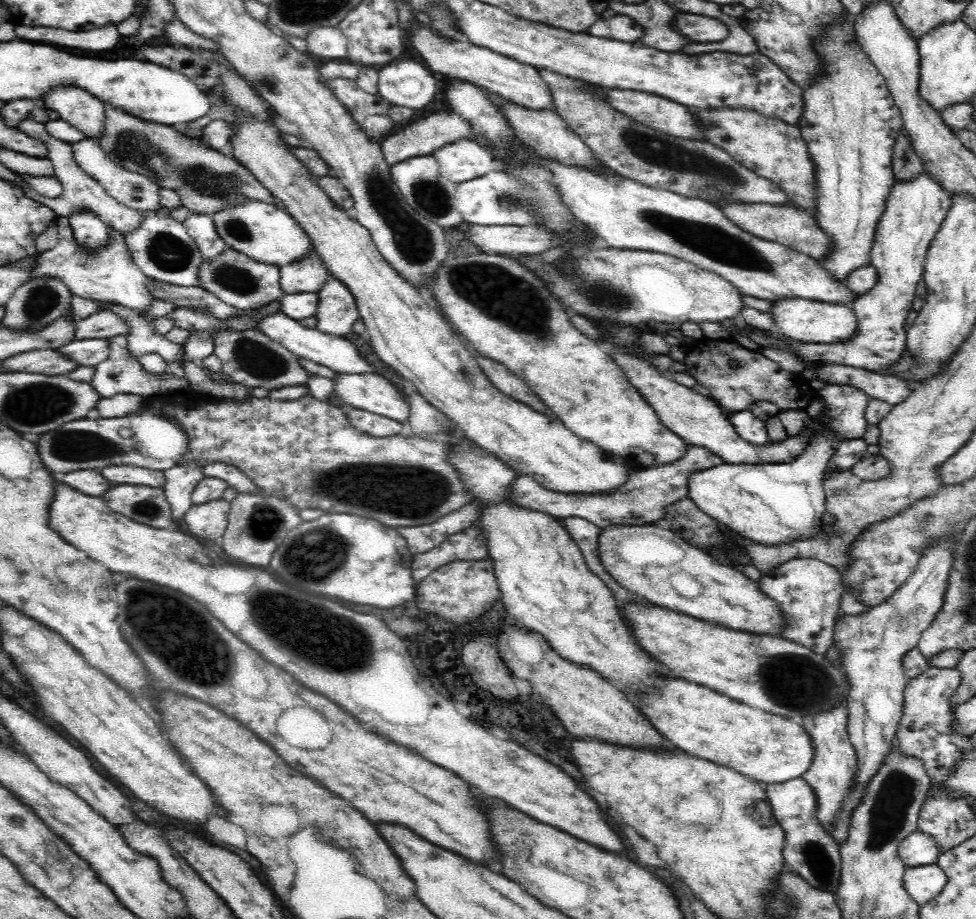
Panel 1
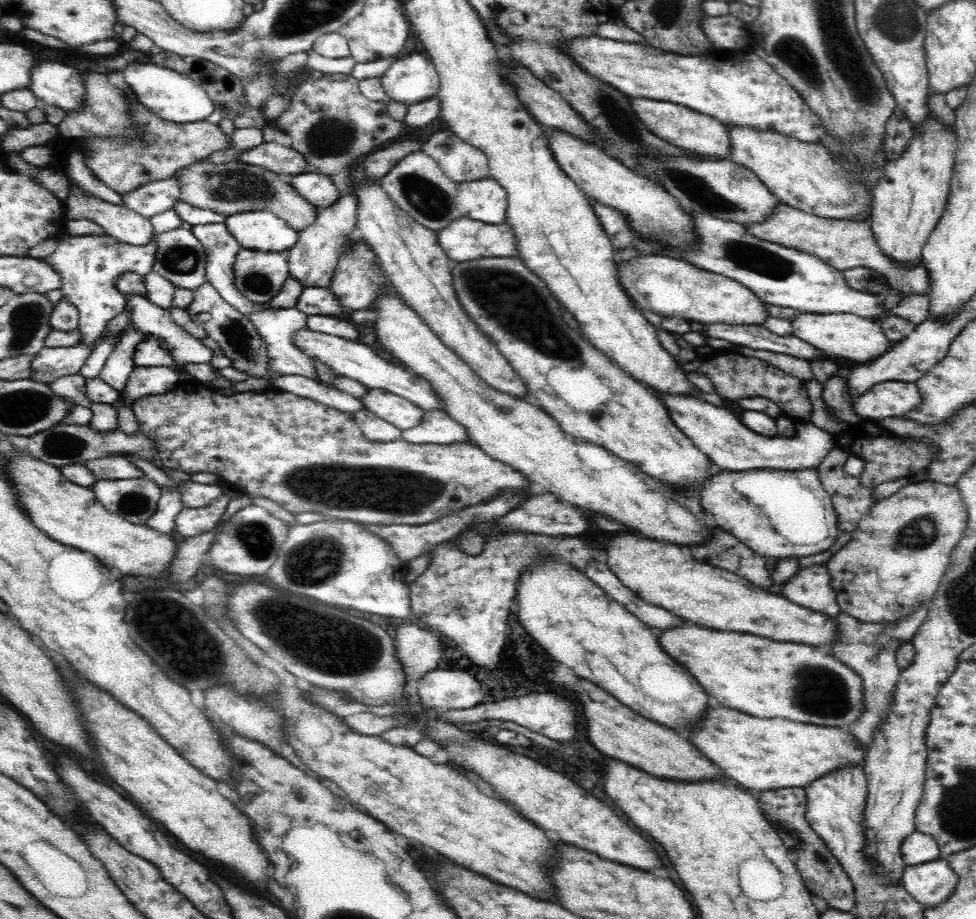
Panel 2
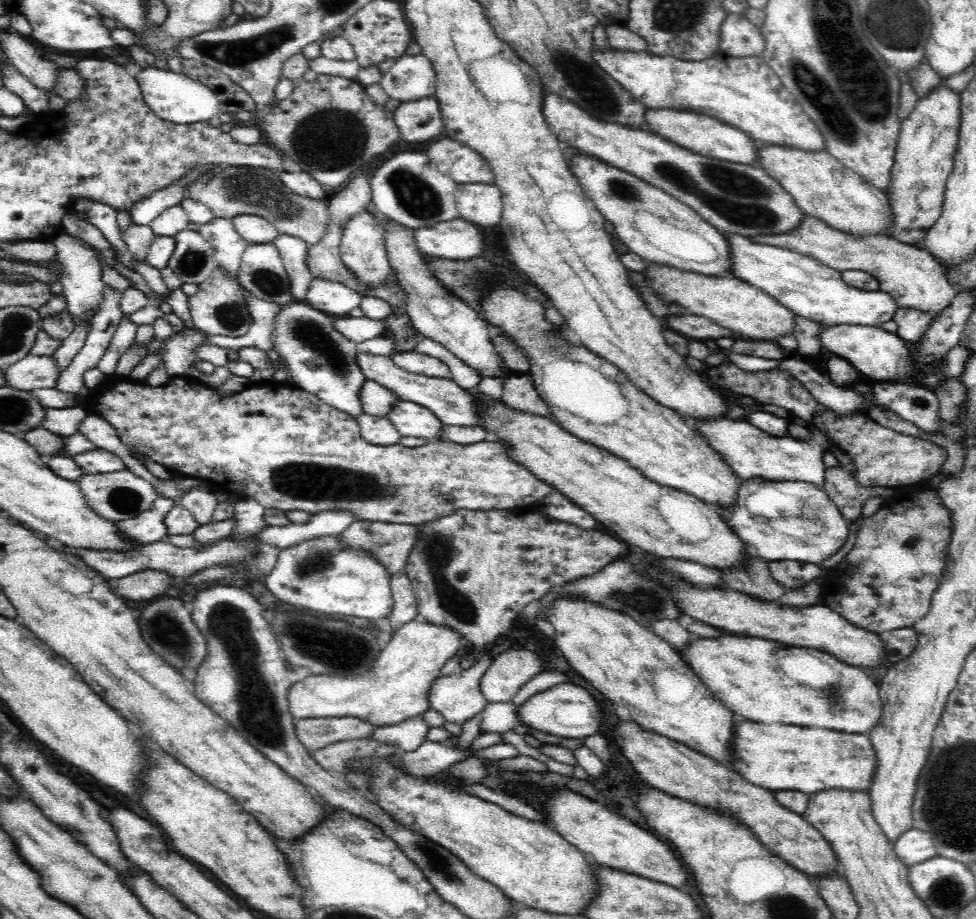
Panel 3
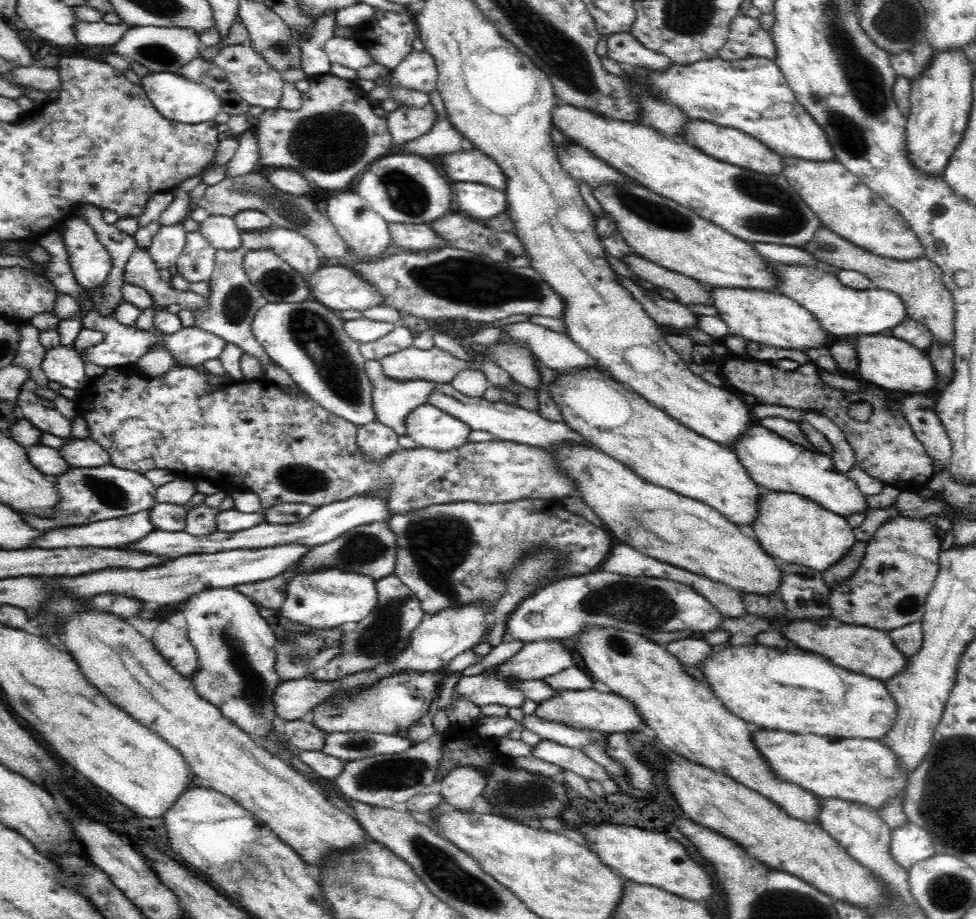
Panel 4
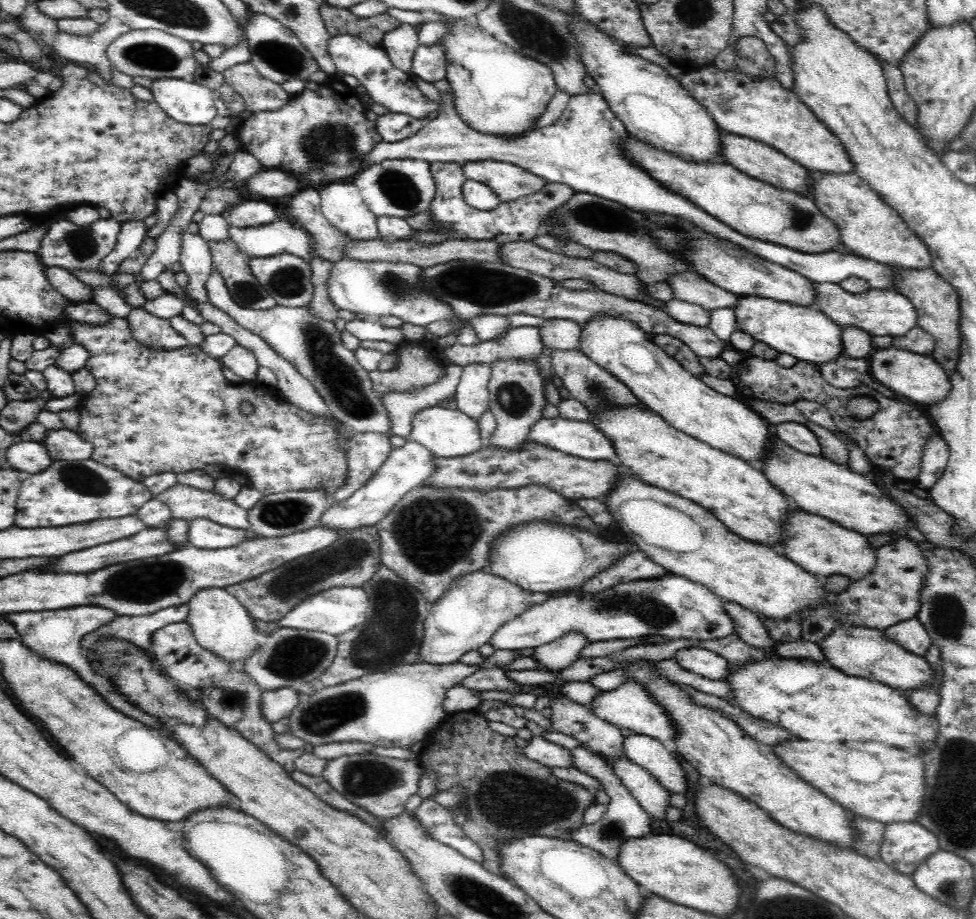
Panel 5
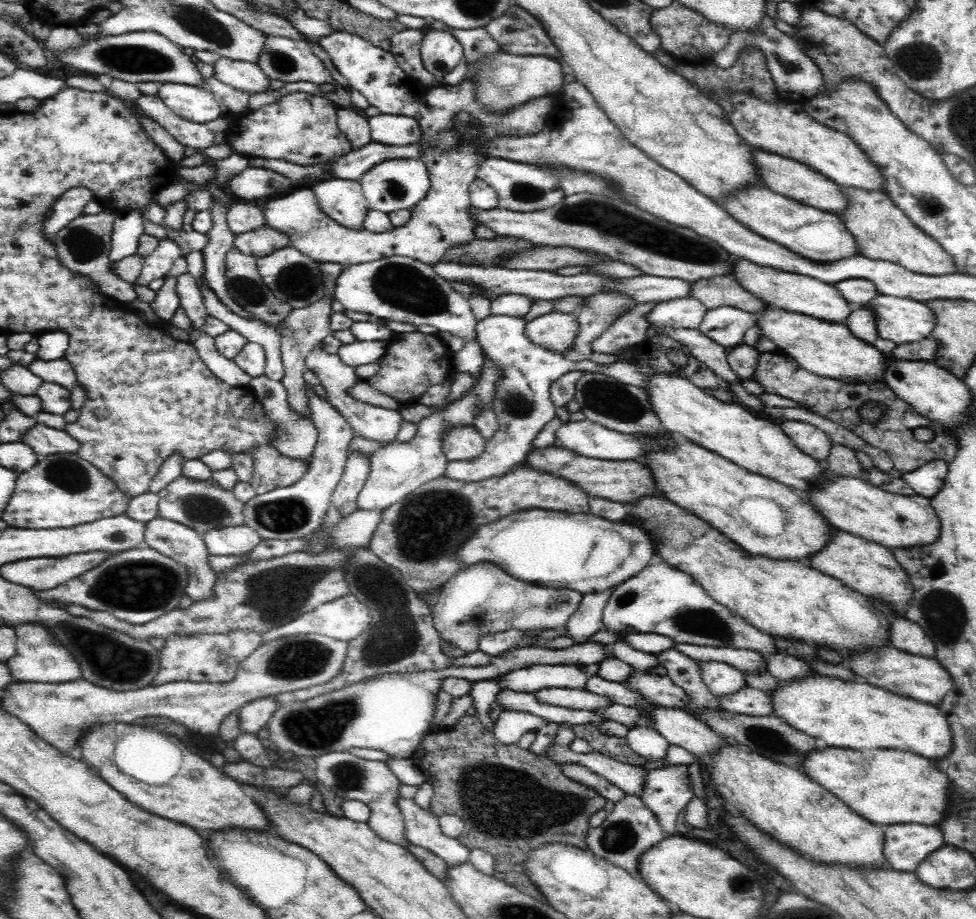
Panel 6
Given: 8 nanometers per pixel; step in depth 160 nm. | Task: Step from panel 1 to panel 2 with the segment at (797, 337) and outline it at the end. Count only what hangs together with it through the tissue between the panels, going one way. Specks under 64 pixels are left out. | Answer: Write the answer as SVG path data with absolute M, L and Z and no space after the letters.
M797 313L796 318L791 323L794 336L801 338L804 342L815 346L826 354L850 360L859 365L877 361L894 344L892 340L884 335L879 322L852 314Z

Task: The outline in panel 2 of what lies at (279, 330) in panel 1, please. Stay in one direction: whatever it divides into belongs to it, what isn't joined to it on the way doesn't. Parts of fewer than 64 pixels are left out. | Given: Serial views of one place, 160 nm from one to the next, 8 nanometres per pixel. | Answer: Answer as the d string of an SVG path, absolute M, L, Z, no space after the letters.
M300 329L293 334L294 344L310 358L325 362L336 374L358 382L368 389L382 389L396 396L405 398L424 412L446 412L441 398L436 394L428 380L422 378L412 369L400 367L386 361L375 352L370 344L352 341L310 329Z

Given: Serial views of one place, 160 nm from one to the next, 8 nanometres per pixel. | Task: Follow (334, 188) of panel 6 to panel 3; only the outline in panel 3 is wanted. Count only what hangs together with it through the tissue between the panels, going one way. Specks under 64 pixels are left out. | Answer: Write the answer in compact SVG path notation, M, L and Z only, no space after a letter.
M369 211L352 214L350 218L346 218L346 222L342 222L339 253L347 269L351 270L363 284L384 282L388 280L390 274L393 274L386 250L385 230L376 215Z

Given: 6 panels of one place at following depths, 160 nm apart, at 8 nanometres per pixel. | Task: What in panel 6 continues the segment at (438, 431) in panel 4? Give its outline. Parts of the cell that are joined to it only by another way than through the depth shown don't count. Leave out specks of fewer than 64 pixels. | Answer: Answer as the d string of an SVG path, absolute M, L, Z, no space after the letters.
M454 428L446 434L442 450L449 462L470 462L484 452L486 442L475 428Z

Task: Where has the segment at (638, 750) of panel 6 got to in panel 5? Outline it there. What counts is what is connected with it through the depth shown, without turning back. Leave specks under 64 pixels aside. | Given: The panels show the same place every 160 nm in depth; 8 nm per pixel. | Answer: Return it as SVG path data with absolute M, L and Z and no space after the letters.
M632 733L623 740L623 747L625 755L633 763L648 770L670 792L685 795L689 791L687 773L662 741Z

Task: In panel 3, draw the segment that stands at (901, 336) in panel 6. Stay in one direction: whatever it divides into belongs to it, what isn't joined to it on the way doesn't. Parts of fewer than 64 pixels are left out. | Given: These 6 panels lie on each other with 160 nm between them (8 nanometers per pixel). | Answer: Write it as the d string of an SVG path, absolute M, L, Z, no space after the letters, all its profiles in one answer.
M725 233L725 236L729 242L729 248L731 248L731 270L733 270L734 277L758 287L772 298L776 298L786 308L794 311L796 315L808 318L823 328L840 325L881 327L884 322L893 320L900 308L895 298L892 298L888 293L882 292L880 289L867 291L850 286L844 282L840 271L834 270L812 257L779 246L752 243L749 238L732 233Z

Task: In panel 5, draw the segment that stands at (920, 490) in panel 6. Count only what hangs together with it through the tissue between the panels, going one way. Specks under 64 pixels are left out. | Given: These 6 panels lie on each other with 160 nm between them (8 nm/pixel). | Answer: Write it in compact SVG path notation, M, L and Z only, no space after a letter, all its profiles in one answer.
M937 434L926 442L921 458L919 476L912 481L916 488L927 491L934 483L942 477L949 459L949 447L947 443Z

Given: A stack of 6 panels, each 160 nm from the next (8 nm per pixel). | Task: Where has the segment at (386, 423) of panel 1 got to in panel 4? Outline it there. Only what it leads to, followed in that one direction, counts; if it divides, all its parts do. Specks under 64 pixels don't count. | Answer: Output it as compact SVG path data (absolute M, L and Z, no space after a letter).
M379 421L359 426L357 431L356 445L362 451L366 461L380 464L380 461L400 450L399 437L394 433L394 430L387 428Z

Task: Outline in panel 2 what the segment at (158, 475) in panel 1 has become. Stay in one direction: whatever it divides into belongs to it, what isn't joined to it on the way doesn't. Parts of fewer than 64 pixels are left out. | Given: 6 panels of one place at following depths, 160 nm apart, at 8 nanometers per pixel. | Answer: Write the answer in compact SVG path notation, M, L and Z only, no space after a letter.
M122 455L90 458L84 464L97 480L127 480L144 477L142 470Z

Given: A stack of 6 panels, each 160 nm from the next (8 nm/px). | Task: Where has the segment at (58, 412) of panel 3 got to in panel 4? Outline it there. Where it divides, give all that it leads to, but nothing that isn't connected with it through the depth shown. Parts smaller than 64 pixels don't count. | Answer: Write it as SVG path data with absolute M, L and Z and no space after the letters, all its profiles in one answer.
M24 381L17 396L16 407L24 419L30 421L42 433L50 433L61 439L71 436L71 423L63 418L54 408L48 409L43 402L34 395L37 385L34 381Z

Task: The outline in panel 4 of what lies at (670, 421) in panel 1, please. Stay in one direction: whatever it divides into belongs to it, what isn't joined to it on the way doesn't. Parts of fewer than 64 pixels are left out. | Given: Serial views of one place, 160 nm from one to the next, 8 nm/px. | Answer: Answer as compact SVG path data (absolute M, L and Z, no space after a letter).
M760 424L750 428L730 450L737 454L750 478L754 479L754 483L765 491L798 494L846 520L850 515L865 515L872 509L867 503L866 494L848 474L836 471L831 457L793 444L773 431L762 428Z

